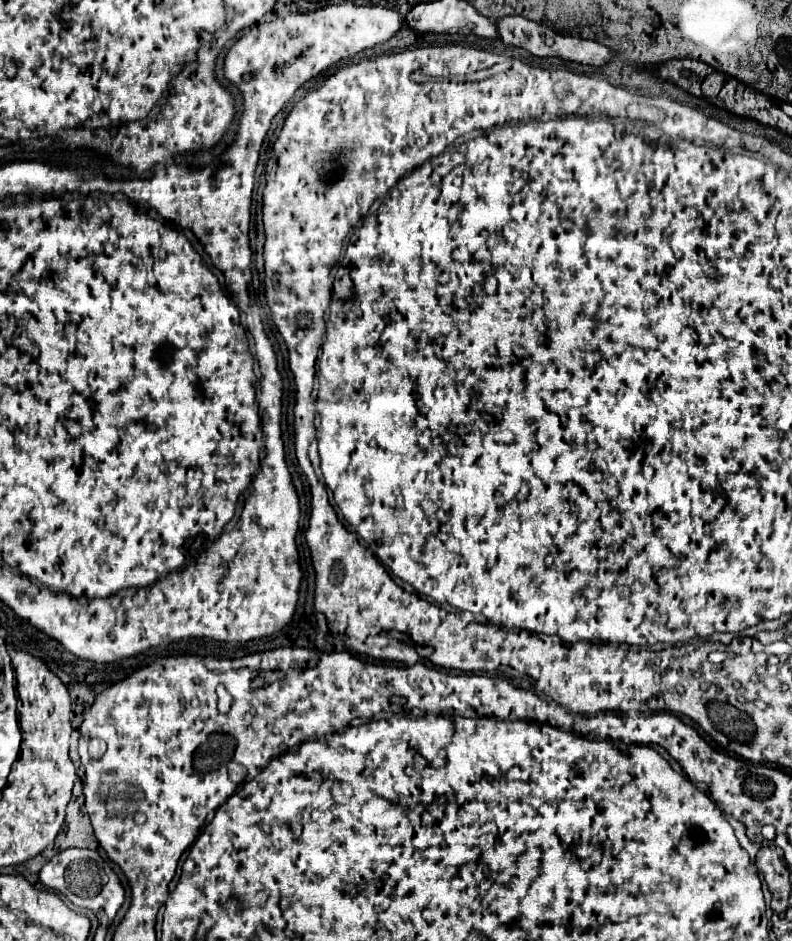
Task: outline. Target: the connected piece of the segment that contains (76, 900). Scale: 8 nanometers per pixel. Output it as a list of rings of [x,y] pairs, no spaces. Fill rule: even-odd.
[[[81,848],[63,850],[63,852],[59,852],[57,856],[53,856],[51,862],[47,862],[47,864],[43,866],[39,878],[41,878],[41,884],[43,884],[45,888],[55,890],[55,892],[61,892],[61,894],[63,894],[69,902],[73,902],[75,906],[79,906],[79,908],[89,908],[89,910],[93,910],[95,914],[97,914],[99,910],[103,910],[105,916],[109,918],[109,922],[111,922],[111,918],[115,918],[117,910],[119,910],[121,904],[123,904],[123,894],[125,894],[125,892],[123,892],[123,886],[121,886],[117,874],[113,872],[113,868],[111,868],[95,850],[81,850]]]

